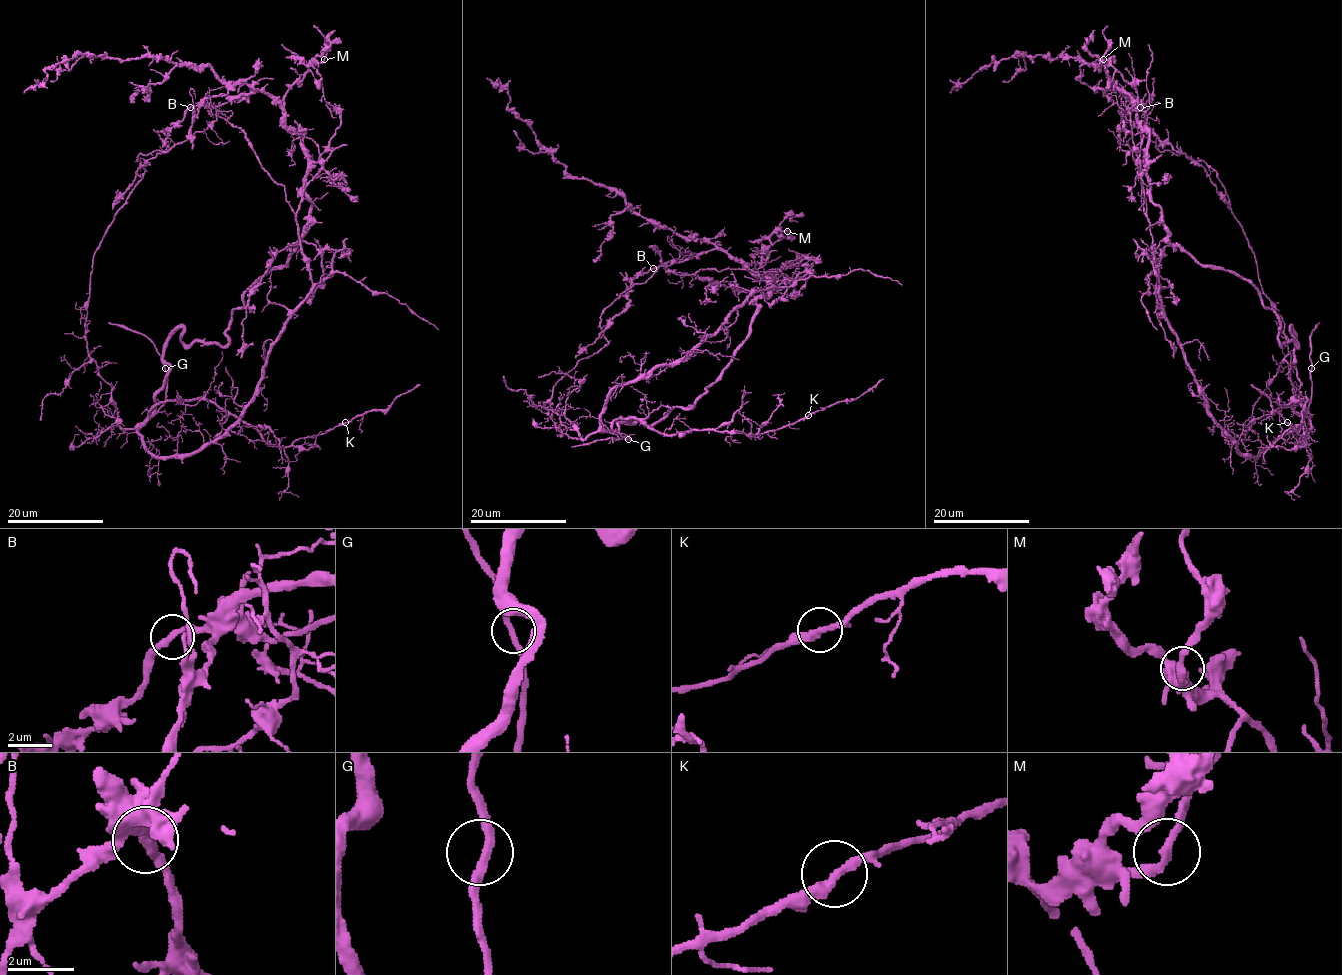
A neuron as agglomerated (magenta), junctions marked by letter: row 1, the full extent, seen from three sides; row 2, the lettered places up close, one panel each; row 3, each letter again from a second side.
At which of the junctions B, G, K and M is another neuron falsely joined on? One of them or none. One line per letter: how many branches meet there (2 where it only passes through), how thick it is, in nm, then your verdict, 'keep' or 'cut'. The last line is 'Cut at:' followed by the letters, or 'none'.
B: 2 branches meet; 280 nm thick; keep
G: 2 branches meet; 280 nm thick; keep
K: 2 branches meet; 300 nm thick; keep
M: 2 branches meet; 260 nm thick; keep
Cut at: none

